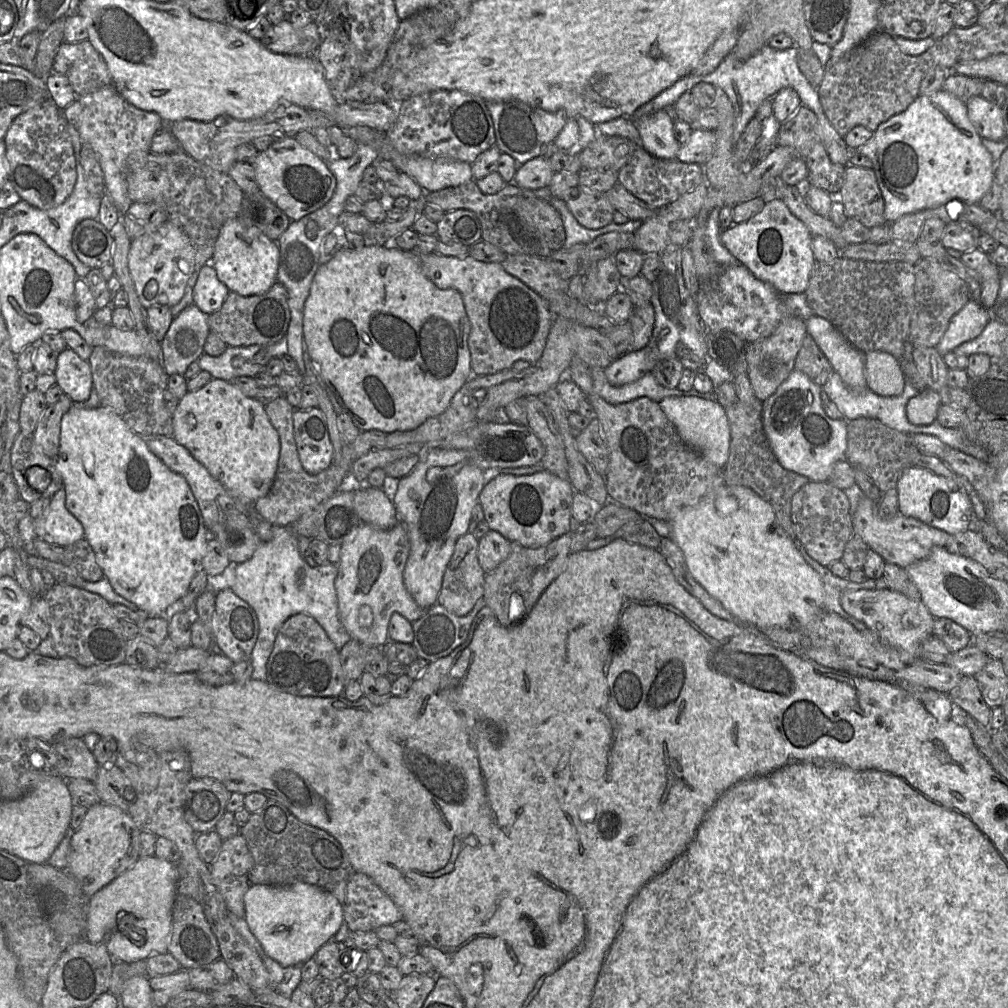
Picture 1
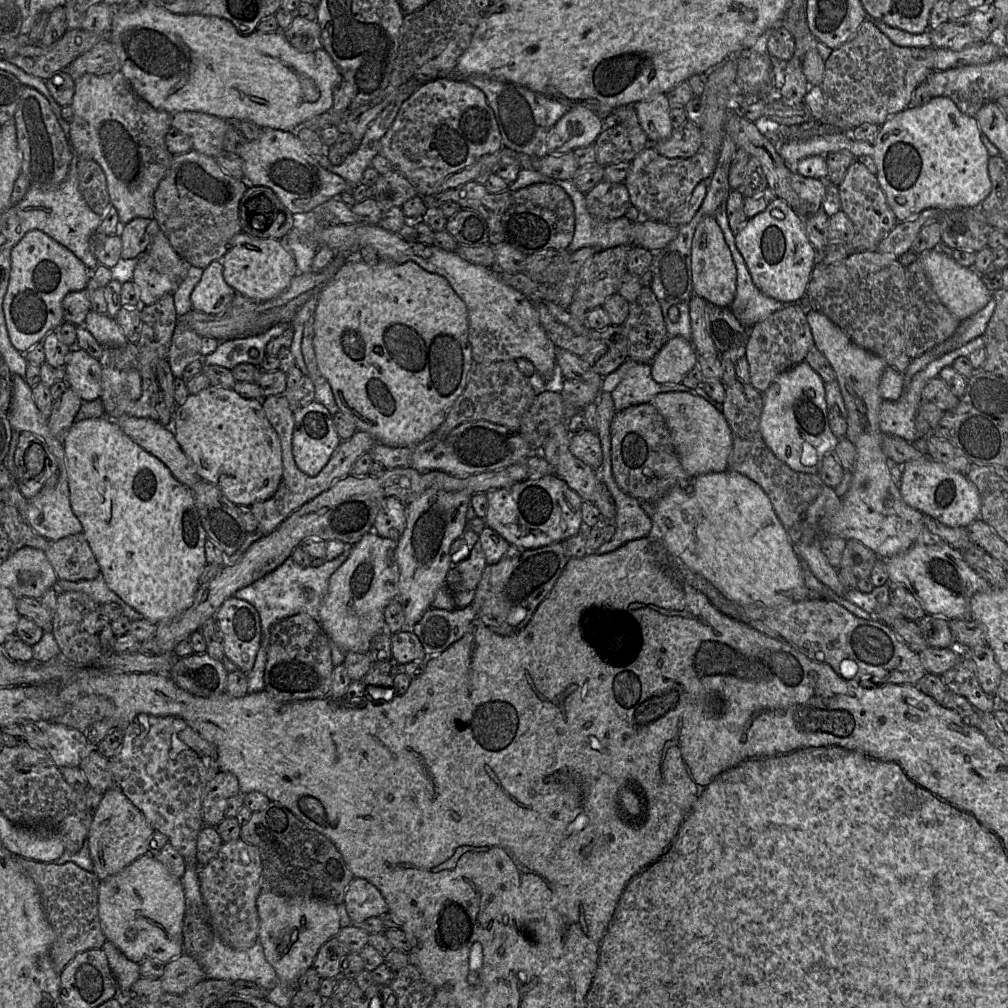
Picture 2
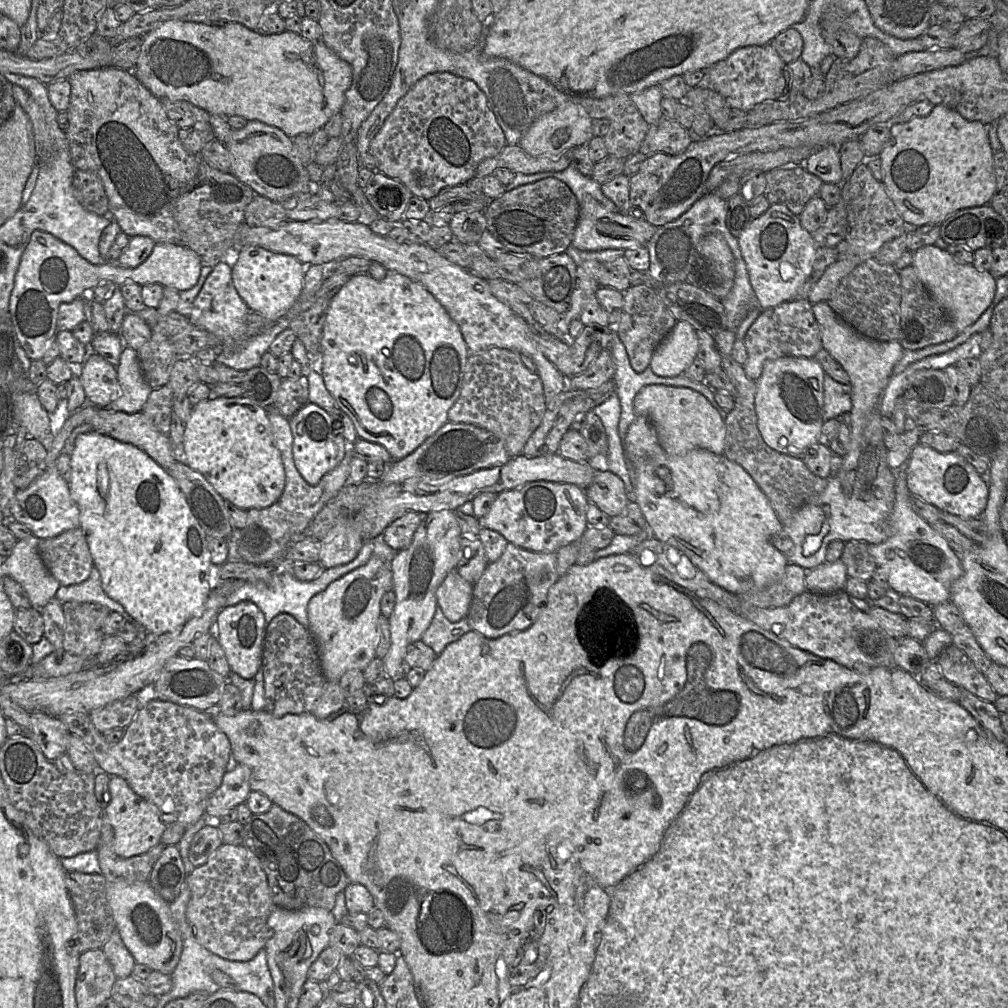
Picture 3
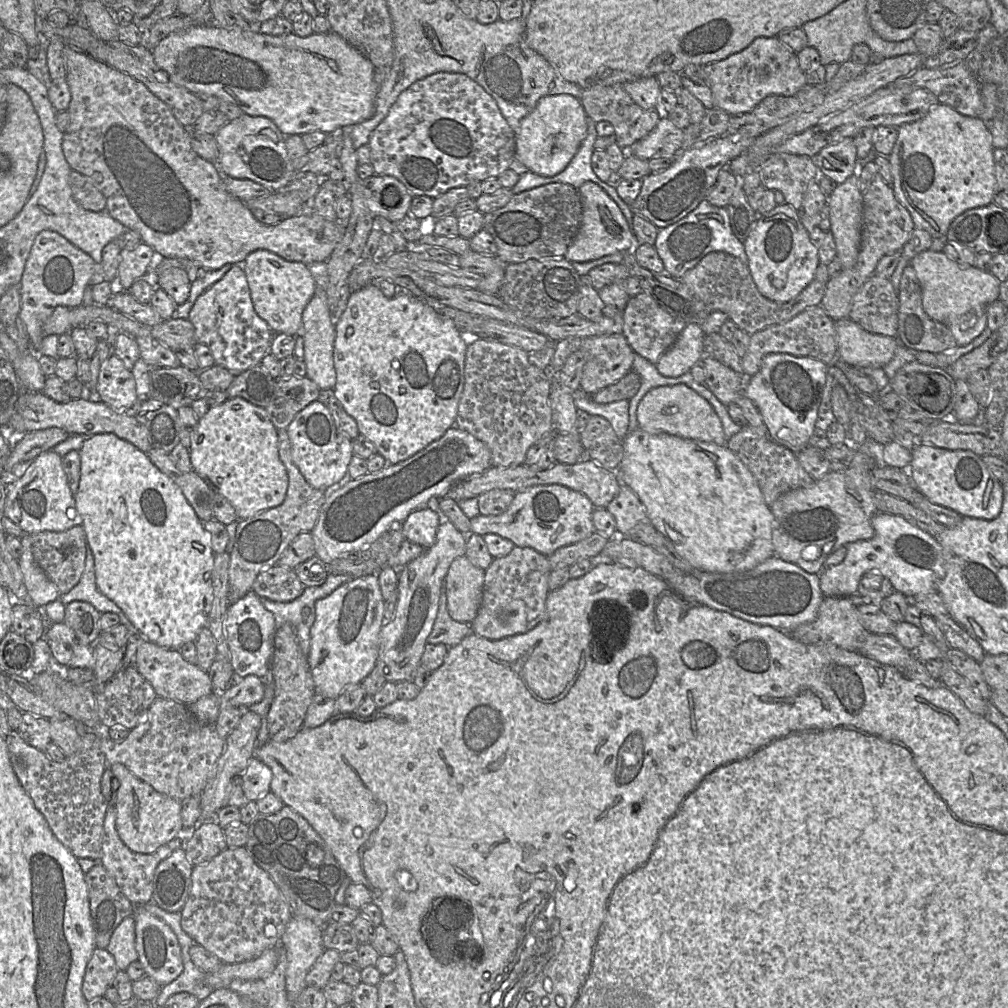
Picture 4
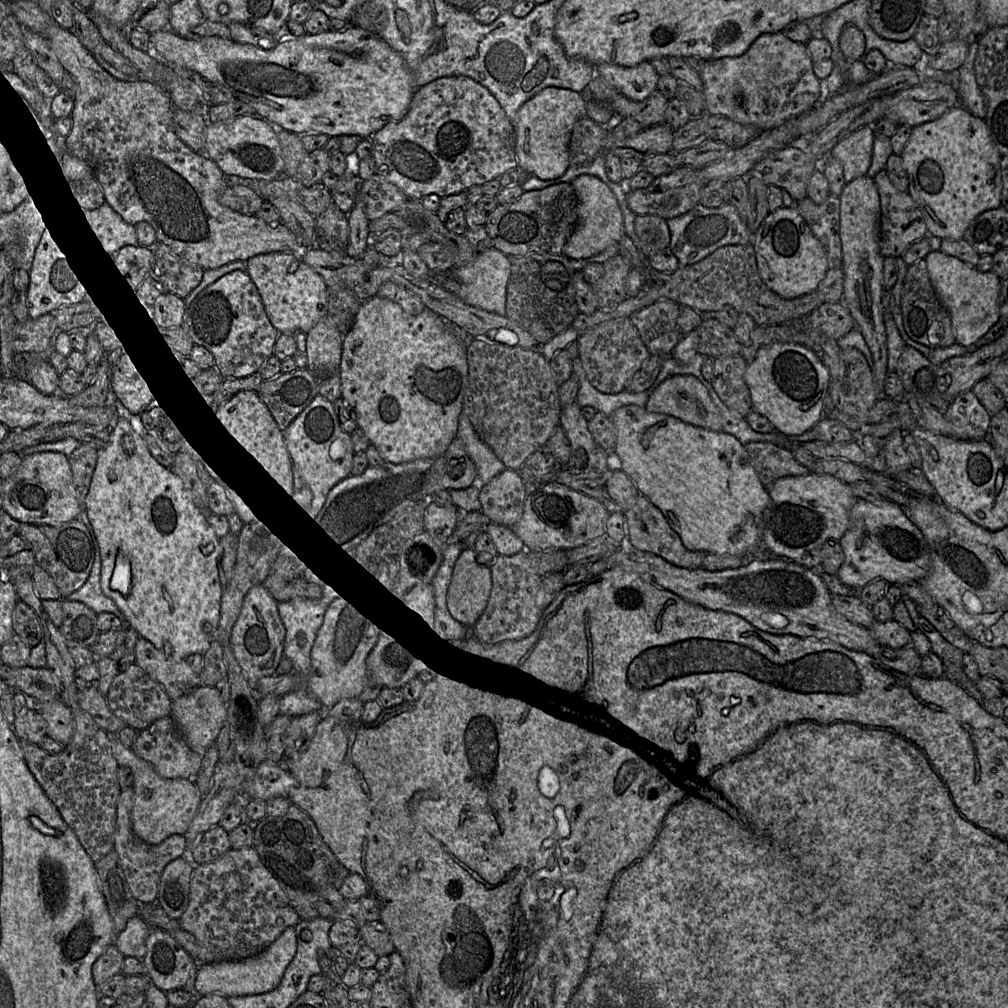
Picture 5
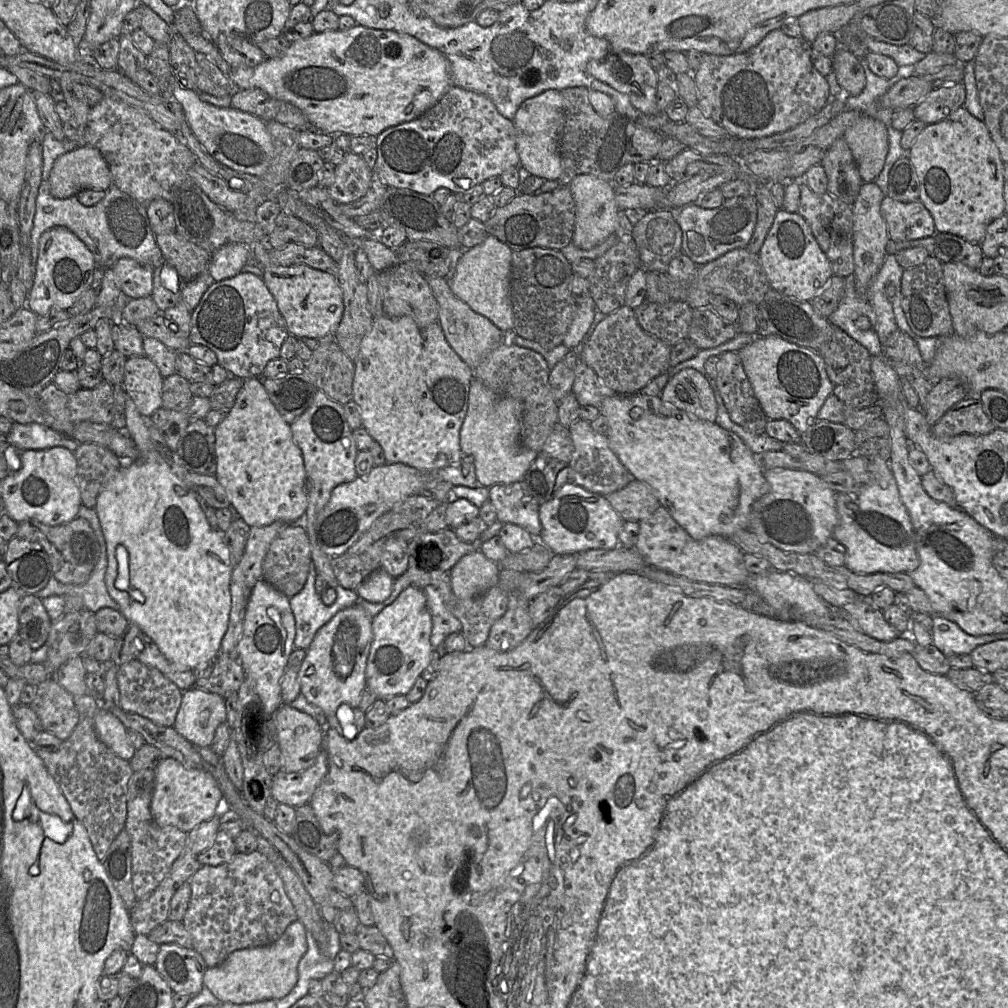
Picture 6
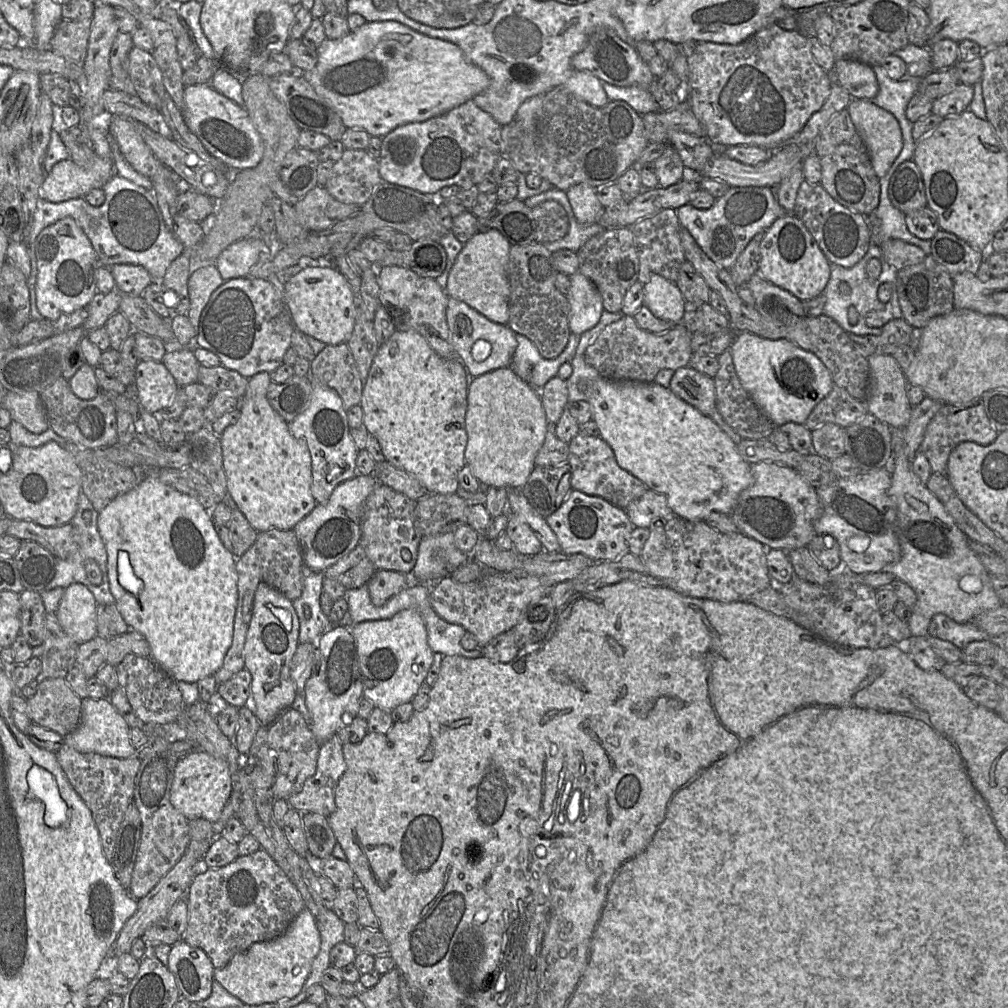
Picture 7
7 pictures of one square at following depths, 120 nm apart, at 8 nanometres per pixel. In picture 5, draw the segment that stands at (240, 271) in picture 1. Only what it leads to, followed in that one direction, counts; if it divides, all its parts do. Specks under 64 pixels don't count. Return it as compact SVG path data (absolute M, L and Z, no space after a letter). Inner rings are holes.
M262 253L246 263L246 272L258 289L265 312L280 333L307 333L327 315L328 287L321 275L303 262L301 253Z

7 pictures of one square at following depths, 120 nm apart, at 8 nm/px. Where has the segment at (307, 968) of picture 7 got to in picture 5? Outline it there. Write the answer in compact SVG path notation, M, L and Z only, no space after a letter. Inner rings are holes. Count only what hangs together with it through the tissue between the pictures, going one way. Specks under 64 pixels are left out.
M295 927L286 928L280 936L257 955L242 960L199 964L195 977L195 989L201 995L222 995L225 997L262 994L275 989L295 956L297 936Z

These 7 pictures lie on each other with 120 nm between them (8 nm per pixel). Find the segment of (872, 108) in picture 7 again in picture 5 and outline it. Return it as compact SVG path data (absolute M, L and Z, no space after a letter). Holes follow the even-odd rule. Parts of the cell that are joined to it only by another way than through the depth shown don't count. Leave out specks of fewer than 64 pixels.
M865 125L839 141L830 151L843 165L846 183L867 175L872 163L874 131Z

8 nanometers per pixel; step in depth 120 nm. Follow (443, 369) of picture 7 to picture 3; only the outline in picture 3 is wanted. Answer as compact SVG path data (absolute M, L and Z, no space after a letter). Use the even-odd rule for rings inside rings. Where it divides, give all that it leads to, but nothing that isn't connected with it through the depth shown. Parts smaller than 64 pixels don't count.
M388 271L382 280L376 280L369 273L359 273L341 287L330 299L320 341L323 356L322 373L325 386L338 406L352 420L358 438L378 443L385 447L393 460L400 460L415 451L428 437L448 422L448 411L462 391L467 359L470 355L459 326L452 320L441 303L419 282L413 281L397 271Z

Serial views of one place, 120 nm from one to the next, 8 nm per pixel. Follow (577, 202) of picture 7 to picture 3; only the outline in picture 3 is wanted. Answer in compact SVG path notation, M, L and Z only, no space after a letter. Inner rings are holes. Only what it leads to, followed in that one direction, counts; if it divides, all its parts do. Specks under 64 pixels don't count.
M585 195L579 204L579 219L571 245L581 251L605 249L627 250L646 246L657 228L646 219L636 220L625 213L613 213L603 207L590 195Z

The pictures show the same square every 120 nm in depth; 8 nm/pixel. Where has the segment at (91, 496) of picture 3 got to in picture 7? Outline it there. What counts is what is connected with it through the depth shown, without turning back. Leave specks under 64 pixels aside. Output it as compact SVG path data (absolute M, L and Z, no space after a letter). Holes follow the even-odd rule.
M140 476L140 483L133 490L112 500L98 515L98 531L107 551L109 588L117 609L130 630L139 631L146 637L151 649L150 658L174 680L188 683L197 683L206 676L214 675L222 666L233 638L237 606L237 558L223 546L210 519L210 511L211 509L205 509L195 498L156 479Z

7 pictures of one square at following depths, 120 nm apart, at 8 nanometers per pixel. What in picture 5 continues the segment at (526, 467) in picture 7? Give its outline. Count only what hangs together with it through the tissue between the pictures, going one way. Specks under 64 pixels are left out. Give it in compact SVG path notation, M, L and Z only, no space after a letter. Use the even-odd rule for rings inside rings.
M463 412L459 418L457 437L462 440L468 456L476 466L479 485L486 485L507 469L491 448L480 439Z

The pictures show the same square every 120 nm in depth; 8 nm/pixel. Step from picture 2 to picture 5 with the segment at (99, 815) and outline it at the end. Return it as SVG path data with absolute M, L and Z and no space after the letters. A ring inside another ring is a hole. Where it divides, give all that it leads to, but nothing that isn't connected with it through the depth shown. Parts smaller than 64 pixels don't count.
M116 734L111 735L111 748L119 766L128 767L133 774L133 807L131 823L134 833L144 842L158 845L173 834L184 835L203 798L193 779L161 777L152 765L124 746Z

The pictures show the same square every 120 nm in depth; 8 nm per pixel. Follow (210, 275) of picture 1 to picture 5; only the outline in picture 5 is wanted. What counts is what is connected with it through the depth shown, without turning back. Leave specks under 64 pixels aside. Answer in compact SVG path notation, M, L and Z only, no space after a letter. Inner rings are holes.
M234 270L231 271L219 279L217 279L212 284L205 287L198 296L193 300L190 304L189 308L186 310L183 326L186 328L189 337L193 341L195 345L203 346L207 350L209 350L214 358L215 358L215 368L221 374L221 376L225 379L227 378L244 378L250 376L251 374L260 371L264 362L273 355L275 342L277 340L278 335L280 332L272 325L270 322L261 299L261 296L258 292L258 289L254 282L252 281L251 277L246 271L242 270Z

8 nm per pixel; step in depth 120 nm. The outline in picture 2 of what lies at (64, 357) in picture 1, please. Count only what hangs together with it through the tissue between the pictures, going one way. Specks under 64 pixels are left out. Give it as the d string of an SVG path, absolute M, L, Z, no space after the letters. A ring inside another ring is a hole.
M71 348L65 361L65 381L84 401L101 397L102 368L99 360L85 350Z

